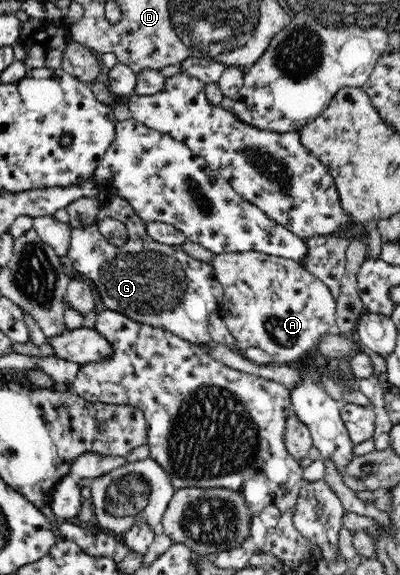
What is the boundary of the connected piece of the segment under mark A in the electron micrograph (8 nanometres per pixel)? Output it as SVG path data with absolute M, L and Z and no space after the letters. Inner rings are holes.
M249 251L216 254L210 265L224 290L217 314L229 327L241 352L249 348L259 348L273 358L274 364L289 363L313 349L318 338L327 333L331 324L335 324L336 300L327 285L309 274L297 261Z

